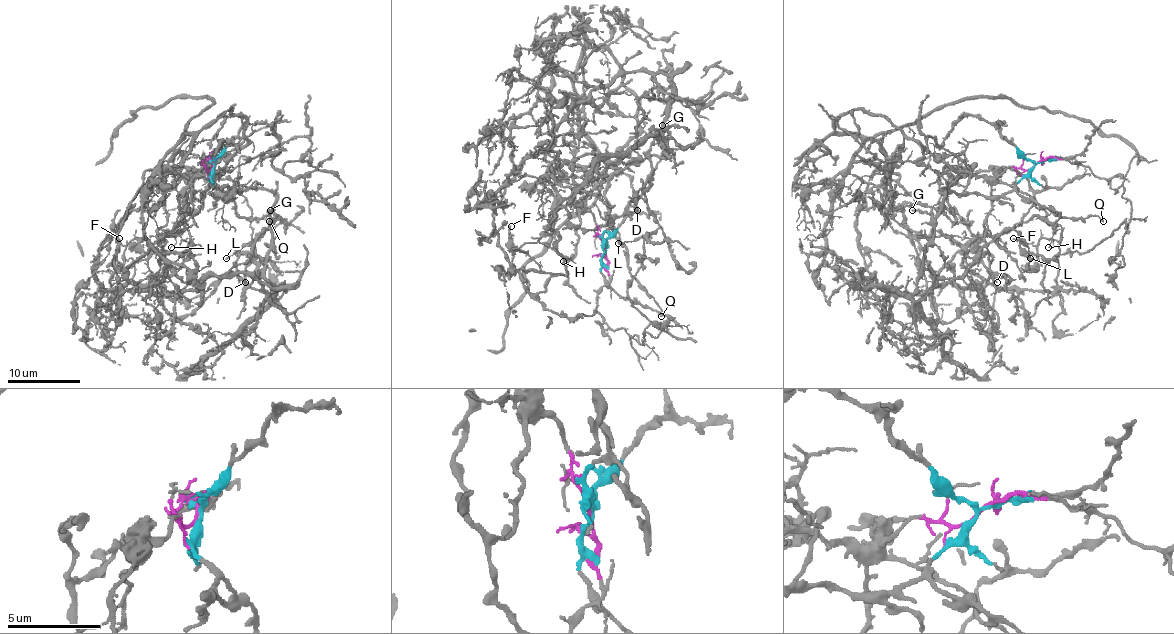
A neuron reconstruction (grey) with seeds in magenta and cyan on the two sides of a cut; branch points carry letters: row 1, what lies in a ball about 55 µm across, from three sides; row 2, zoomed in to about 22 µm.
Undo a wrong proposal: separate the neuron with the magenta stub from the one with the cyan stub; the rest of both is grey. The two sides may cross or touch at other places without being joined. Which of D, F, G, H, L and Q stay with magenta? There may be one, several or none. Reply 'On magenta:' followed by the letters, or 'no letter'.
On magenta: F, H

